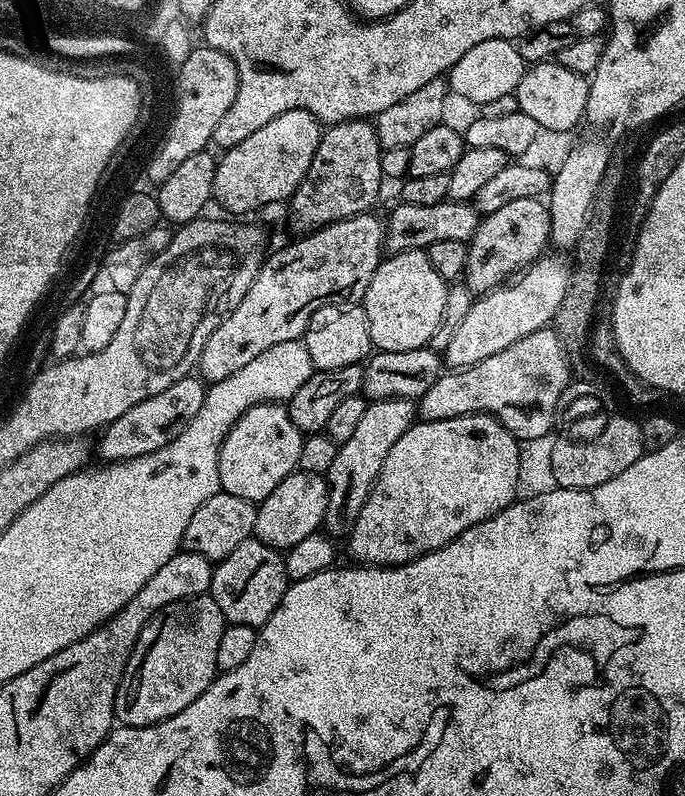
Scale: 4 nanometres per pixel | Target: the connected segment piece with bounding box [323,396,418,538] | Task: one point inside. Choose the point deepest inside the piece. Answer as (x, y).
(358, 462)

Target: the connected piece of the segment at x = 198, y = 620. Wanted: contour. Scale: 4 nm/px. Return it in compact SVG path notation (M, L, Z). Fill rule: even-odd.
M211 595L190 596L166 606L140 631L116 691L115 719L129 728L160 724L186 710L216 679L218 642L226 621Z

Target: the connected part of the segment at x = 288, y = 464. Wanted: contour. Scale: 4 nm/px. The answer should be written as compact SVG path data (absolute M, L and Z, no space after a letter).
M283 403L256 404L238 418L220 447L218 474L221 489L238 498L259 502L286 477L297 471L304 436L290 420L290 414Z

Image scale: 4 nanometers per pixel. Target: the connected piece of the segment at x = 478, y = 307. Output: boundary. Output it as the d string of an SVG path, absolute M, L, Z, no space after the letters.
M545 254L515 278L477 295L473 299L476 301L457 322L448 340L448 349L443 349L443 363L452 370L469 368L482 362L482 358L490 358L490 354L498 354L498 350L506 350L506 346L514 346L518 338L526 338L526 334L534 334L534 330L549 327L569 283L569 265L564 265L556 256Z

